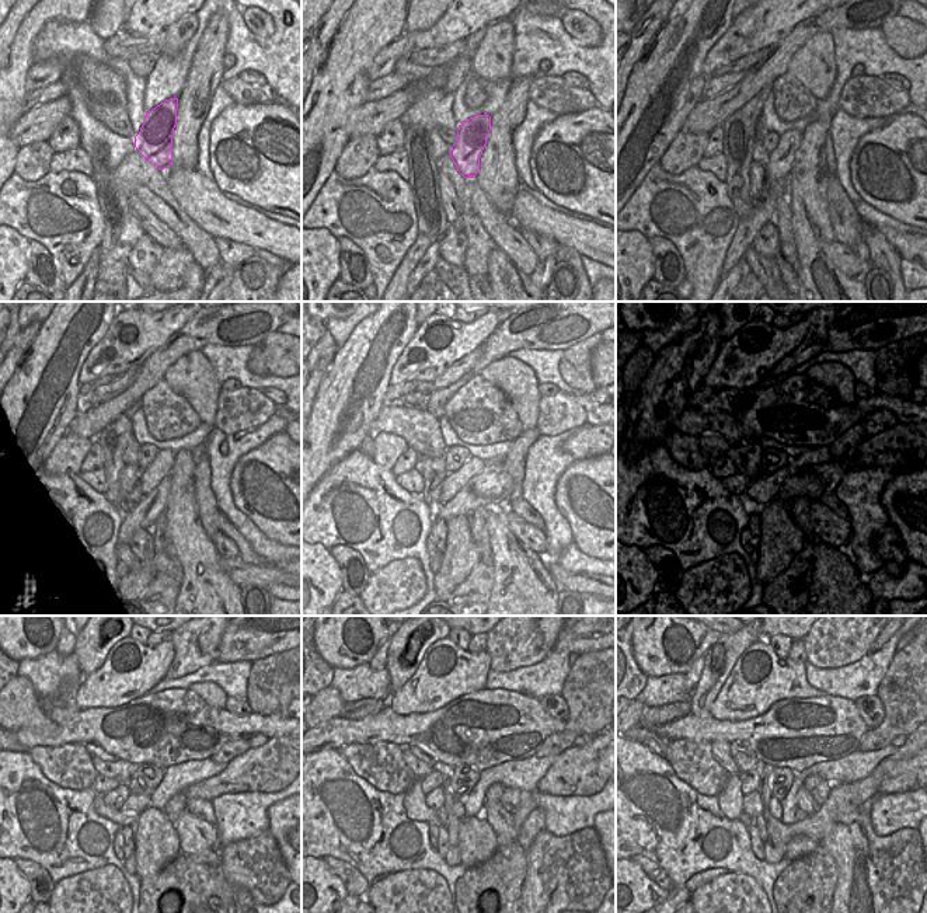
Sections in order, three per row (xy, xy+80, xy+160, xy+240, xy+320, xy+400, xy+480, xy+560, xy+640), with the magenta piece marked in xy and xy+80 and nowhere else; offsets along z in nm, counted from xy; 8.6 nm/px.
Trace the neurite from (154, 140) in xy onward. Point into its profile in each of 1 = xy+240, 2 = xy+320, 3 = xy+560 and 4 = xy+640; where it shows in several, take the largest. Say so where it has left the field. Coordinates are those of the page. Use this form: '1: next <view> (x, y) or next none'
1: next xy+240 (161, 466)
2: next xy+320 (453, 483)
3: next xy+560 (442, 818)
4: next xy+640 (759, 821)

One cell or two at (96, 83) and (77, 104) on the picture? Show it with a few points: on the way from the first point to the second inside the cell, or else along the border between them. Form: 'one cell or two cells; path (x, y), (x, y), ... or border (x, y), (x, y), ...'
two cells; border (62, 76), (80, 90), (87, 110), (103, 124)

